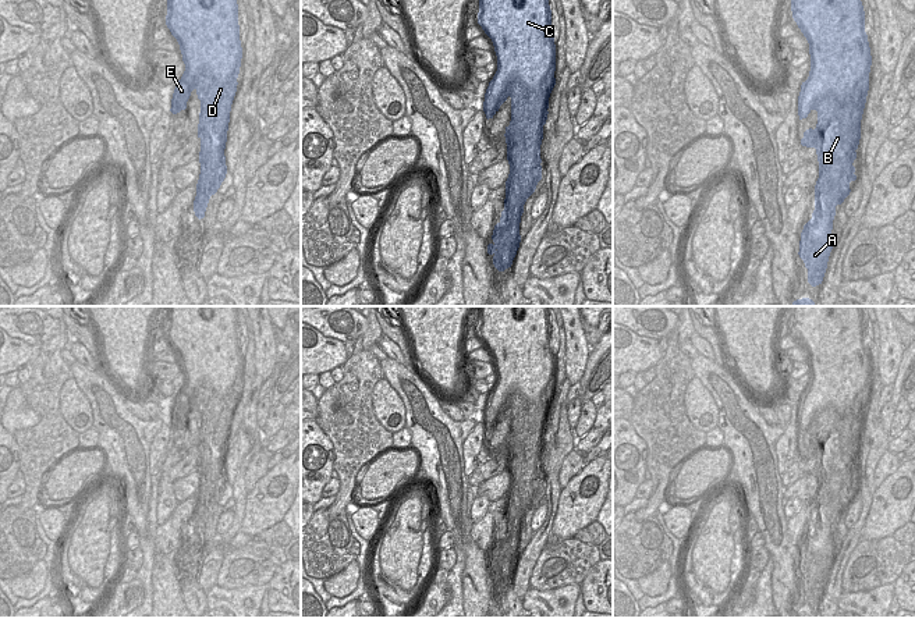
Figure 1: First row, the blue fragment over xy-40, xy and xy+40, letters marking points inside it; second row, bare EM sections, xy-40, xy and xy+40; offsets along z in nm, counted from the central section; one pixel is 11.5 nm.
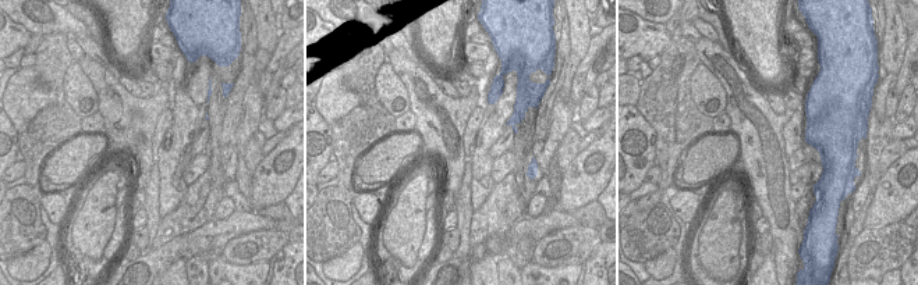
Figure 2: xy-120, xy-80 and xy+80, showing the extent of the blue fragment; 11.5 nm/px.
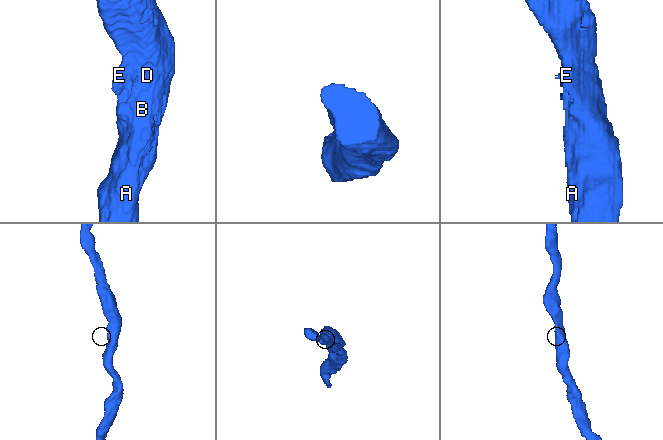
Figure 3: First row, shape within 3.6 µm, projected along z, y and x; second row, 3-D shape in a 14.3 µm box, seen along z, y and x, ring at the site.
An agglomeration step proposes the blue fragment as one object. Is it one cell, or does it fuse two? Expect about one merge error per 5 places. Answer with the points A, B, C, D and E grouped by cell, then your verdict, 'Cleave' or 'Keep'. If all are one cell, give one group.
Groups: A B C D E. Keep

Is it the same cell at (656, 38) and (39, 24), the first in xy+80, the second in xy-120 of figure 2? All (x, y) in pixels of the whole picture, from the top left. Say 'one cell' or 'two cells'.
two cells

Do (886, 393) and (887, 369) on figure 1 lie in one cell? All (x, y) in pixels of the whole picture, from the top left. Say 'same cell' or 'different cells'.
different cells

